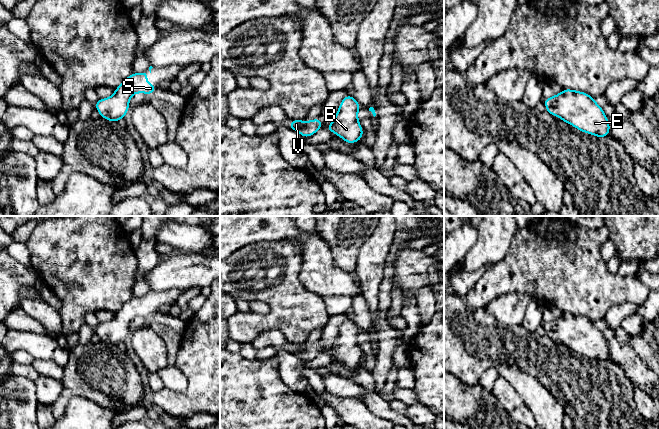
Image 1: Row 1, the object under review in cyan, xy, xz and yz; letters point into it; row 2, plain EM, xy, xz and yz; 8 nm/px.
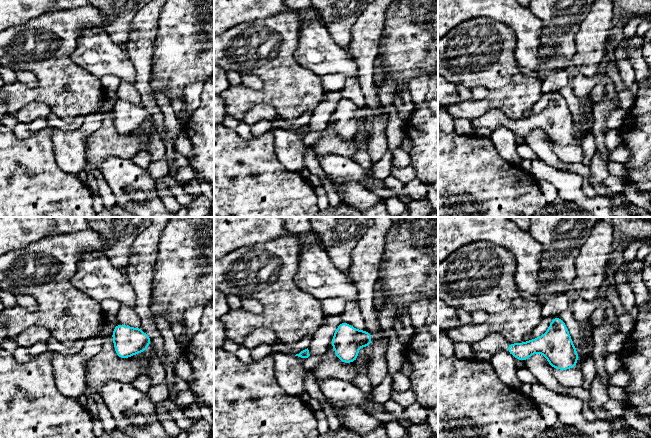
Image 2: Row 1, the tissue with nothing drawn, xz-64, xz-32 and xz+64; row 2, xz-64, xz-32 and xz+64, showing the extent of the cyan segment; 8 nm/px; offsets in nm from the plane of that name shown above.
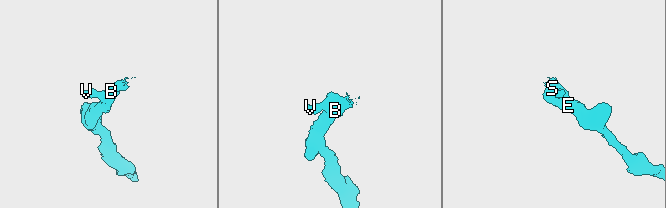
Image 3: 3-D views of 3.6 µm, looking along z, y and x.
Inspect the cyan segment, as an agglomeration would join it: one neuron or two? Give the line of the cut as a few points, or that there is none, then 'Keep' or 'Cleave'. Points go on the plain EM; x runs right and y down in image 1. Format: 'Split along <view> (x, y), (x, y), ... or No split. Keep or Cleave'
No split. Keep

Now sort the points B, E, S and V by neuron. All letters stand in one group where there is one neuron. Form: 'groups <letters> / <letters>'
groups B E S V

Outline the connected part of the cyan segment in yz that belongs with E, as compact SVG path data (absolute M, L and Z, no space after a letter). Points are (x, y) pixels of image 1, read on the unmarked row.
M564 313L556 320L544 323L546 334L560 341L579 355L604 362L609 359L610 348L594 321L581 315Z

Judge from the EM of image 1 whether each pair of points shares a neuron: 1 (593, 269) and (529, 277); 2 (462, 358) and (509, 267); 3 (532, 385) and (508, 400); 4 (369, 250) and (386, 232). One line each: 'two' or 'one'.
1: one
2: two
3: two
4: one

